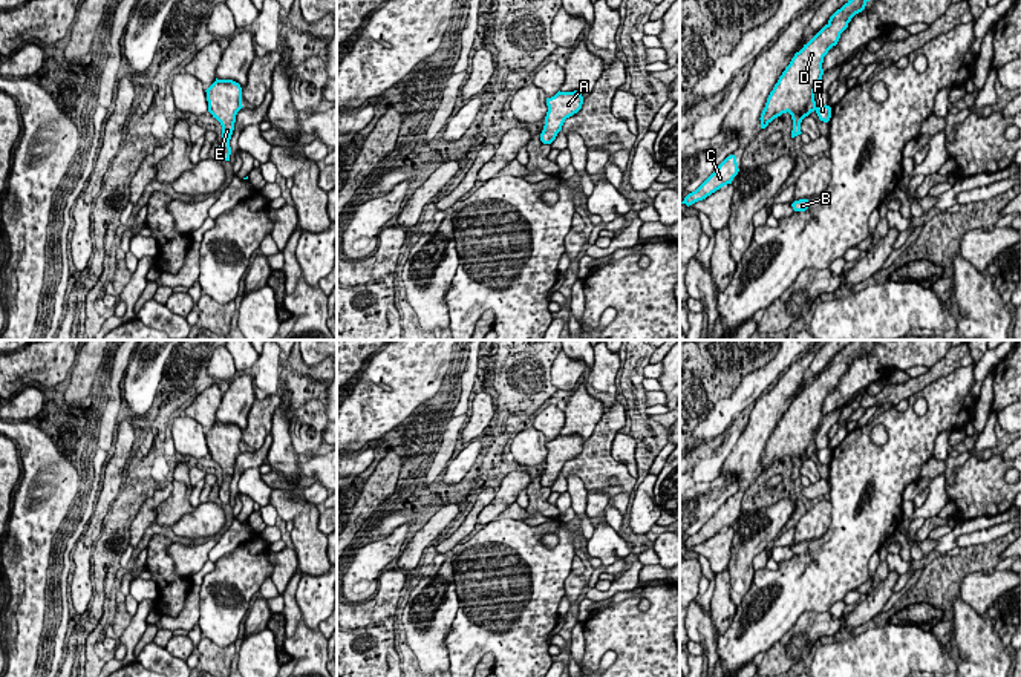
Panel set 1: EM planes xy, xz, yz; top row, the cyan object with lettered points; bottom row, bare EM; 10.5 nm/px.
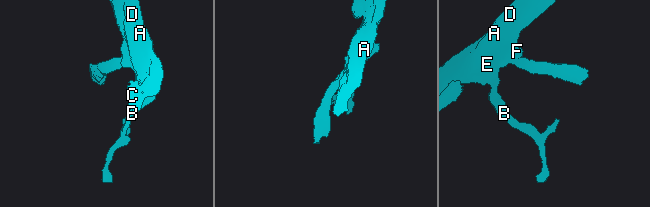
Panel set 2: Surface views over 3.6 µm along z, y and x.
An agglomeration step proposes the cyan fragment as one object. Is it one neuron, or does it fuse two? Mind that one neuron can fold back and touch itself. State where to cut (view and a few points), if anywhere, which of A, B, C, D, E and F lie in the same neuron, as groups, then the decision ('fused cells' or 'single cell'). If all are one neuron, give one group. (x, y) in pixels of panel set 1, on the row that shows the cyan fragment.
no cut; A B C D E F; single cell

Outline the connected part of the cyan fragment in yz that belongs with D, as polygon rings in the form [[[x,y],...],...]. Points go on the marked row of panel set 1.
[[[848,0],[830,17],[828,23],[794,54],[767,98],[759,118],[761,129],[765,129],[775,118],[787,112],[793,119],[791,138],[802,133],[801,123],[811,112],[816,112],[820,121],[830,121],[831,107],[827,104],[817,107],[814,101],[814,90],[824,75],[824,57],[837,44],[840,34],[848,28],[851,18],[862,12],[868,2],[869,0]]]

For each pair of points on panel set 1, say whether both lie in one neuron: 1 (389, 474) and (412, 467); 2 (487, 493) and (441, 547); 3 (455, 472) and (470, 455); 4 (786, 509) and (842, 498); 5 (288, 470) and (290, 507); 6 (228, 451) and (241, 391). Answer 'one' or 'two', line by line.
1: two
2: one
3: one
4: two
5: two
6: two

